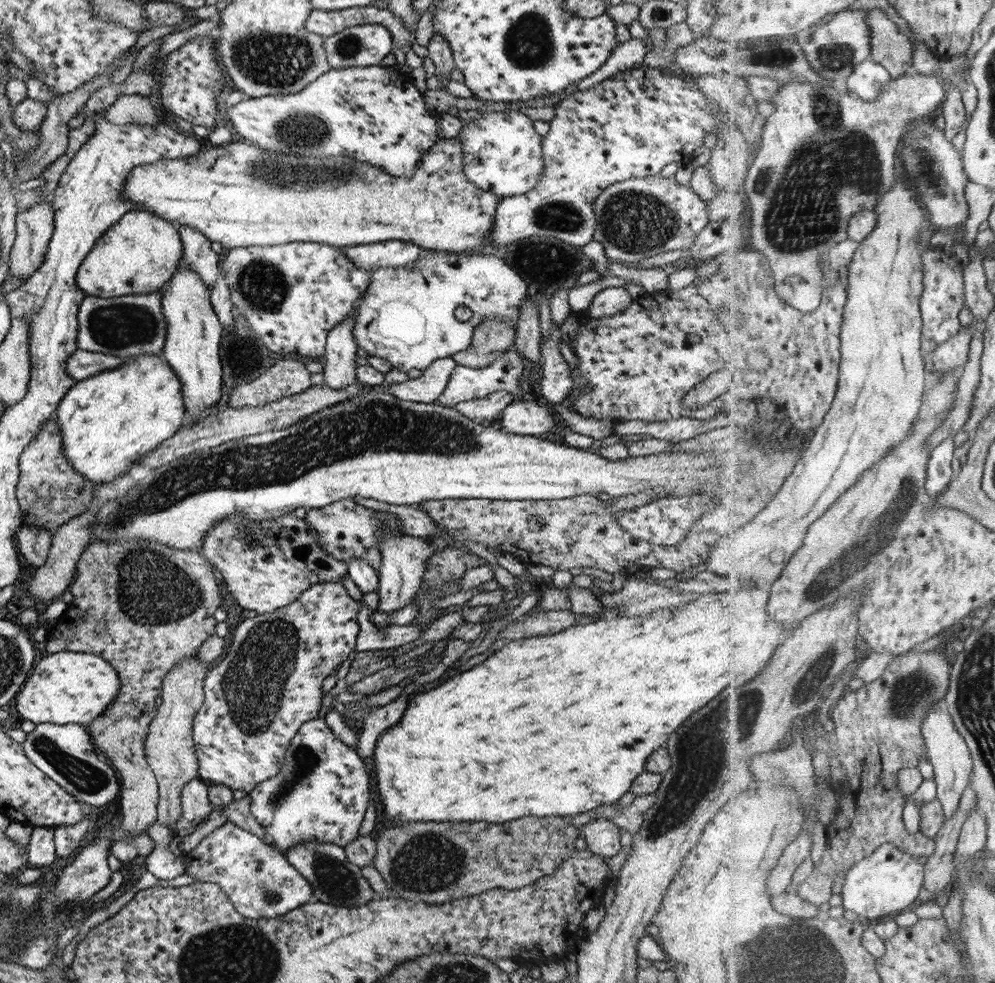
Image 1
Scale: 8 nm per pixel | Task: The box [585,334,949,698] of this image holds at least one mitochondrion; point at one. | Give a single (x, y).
(855, 553)

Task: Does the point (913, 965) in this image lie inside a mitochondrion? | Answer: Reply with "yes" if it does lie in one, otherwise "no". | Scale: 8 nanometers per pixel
no

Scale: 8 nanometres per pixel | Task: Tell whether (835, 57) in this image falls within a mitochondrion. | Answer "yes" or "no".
yes

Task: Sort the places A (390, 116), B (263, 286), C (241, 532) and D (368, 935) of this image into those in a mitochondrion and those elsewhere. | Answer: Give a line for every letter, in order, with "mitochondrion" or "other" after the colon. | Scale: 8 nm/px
A: other
B: mitochondrion
C: mitochondrion
D: other

